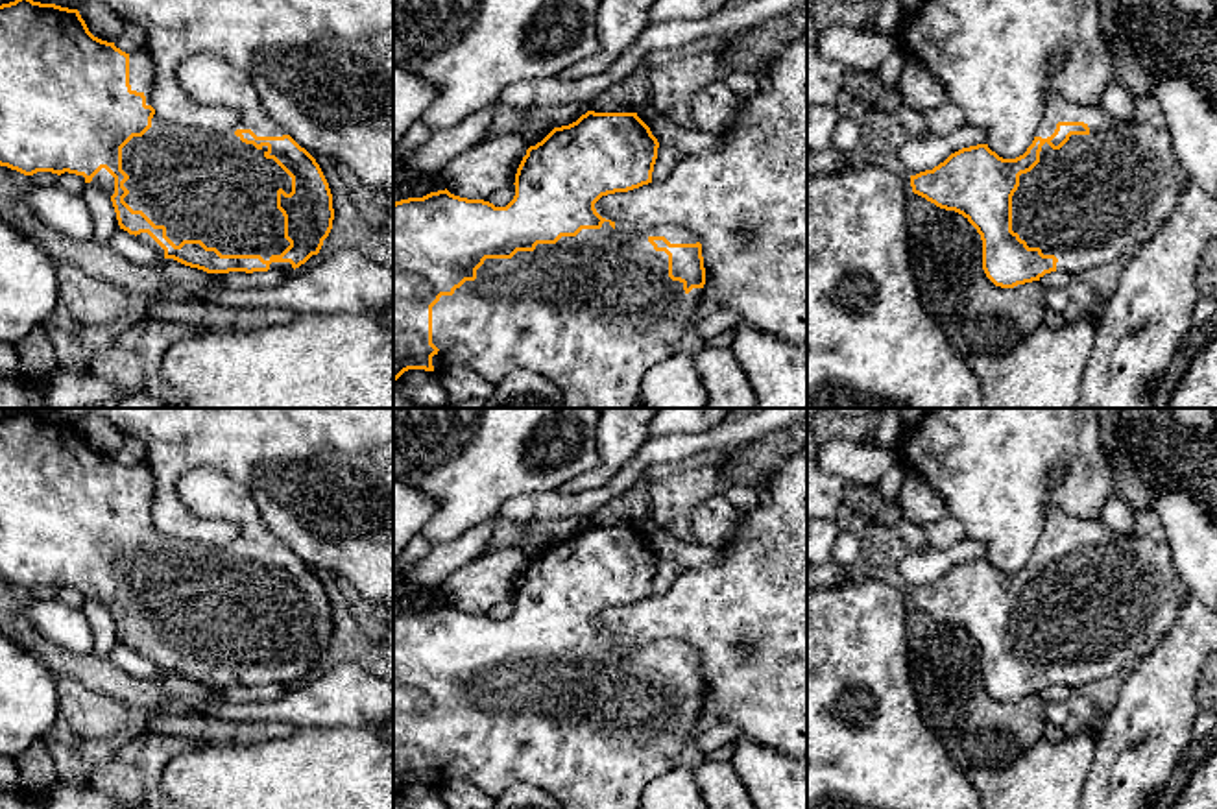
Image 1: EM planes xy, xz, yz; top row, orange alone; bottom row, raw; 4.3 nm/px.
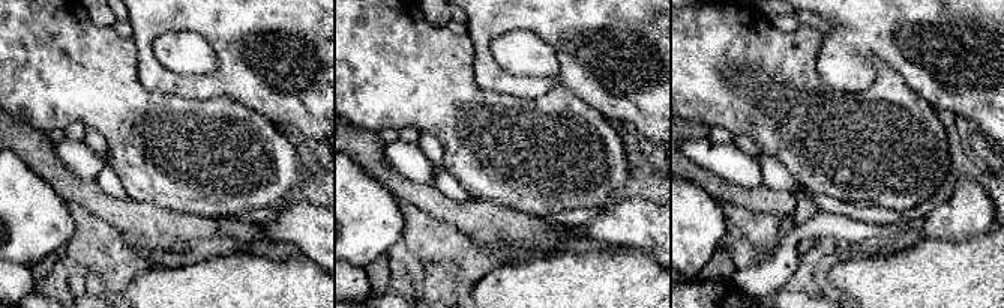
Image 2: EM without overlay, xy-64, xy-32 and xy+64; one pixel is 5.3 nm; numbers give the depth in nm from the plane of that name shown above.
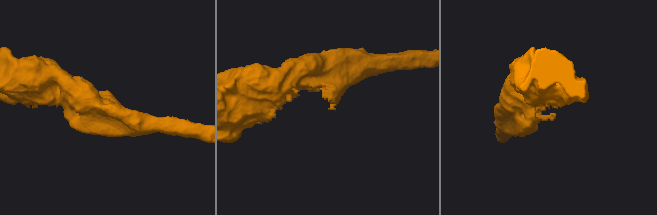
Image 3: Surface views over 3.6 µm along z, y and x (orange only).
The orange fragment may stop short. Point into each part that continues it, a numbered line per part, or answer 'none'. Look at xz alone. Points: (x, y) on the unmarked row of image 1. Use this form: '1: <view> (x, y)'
1: xz (591, 726)

